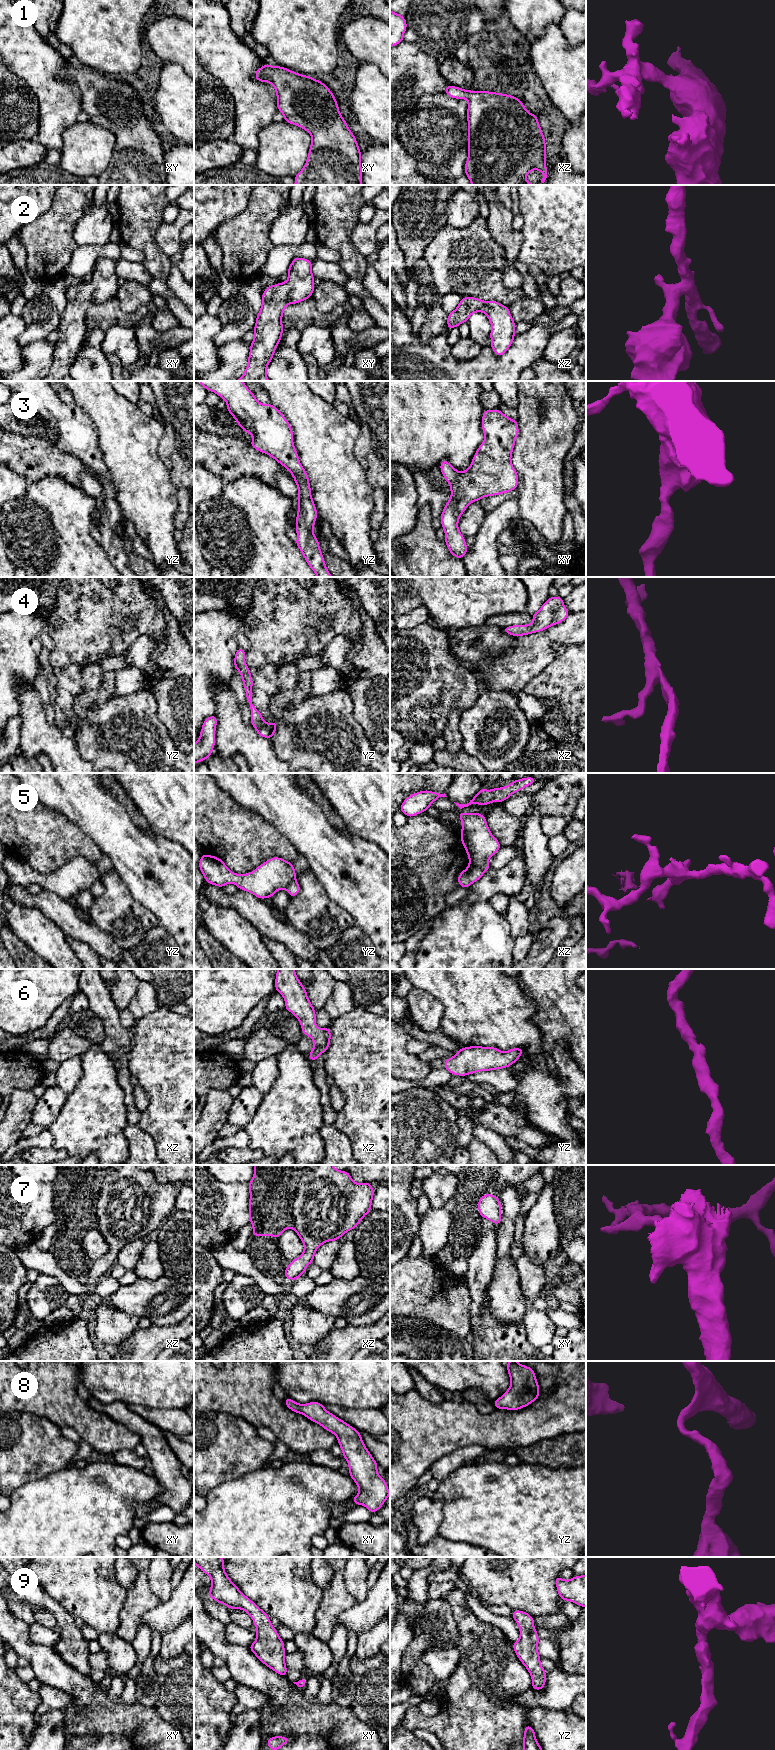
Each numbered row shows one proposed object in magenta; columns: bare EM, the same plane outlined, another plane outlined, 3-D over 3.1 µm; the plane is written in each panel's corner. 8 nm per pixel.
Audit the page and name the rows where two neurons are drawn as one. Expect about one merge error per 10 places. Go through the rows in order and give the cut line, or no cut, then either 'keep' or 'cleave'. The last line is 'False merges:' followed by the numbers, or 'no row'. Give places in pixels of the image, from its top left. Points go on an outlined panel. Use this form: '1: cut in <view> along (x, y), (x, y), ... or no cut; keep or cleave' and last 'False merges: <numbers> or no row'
1: no cut; keep
2: no cut; keep
3: no cut; keep
4: no cut; keep
5: cut in xz along (469, 863), (479, 866), (485, 871); cleave
6: no cut; keep
7: no cut; keep
8: no cut; keep
9: no cut; keep
False merges: 5

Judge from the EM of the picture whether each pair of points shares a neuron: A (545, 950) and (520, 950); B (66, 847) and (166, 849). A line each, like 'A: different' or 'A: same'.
A: different
B: different

